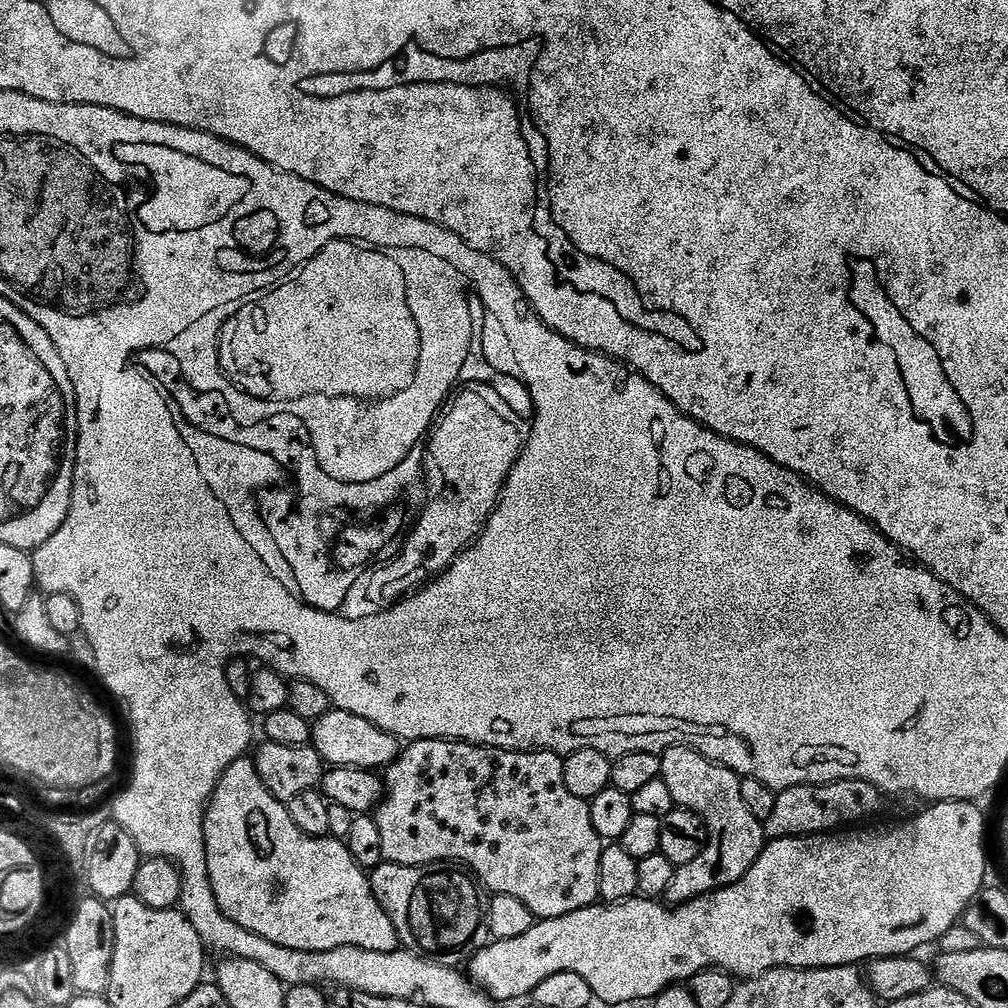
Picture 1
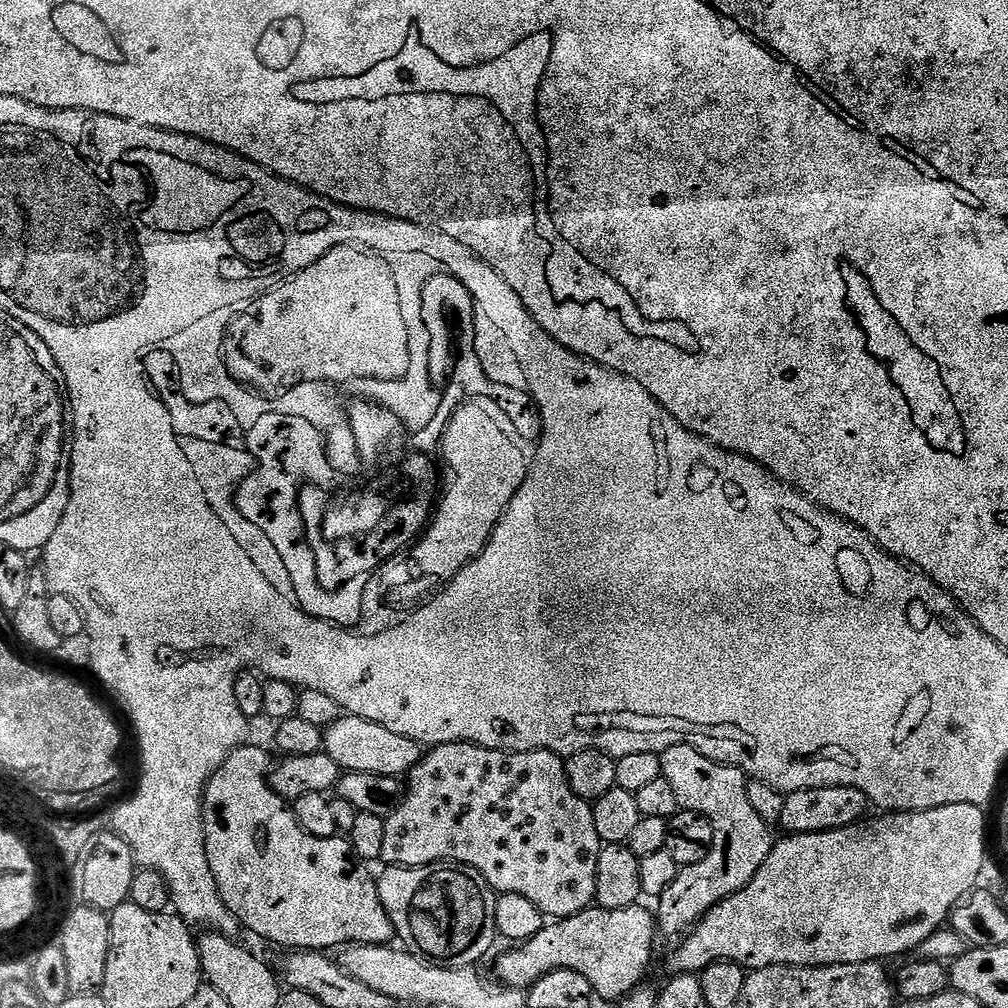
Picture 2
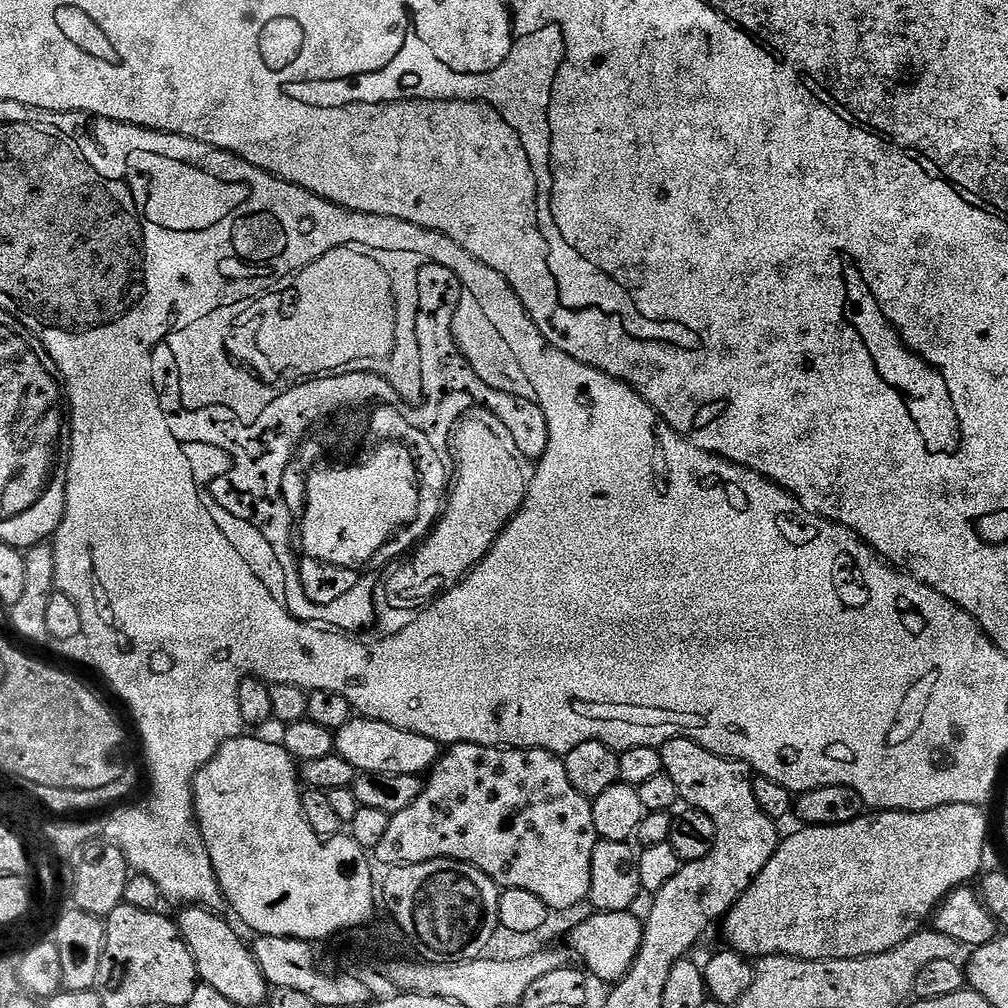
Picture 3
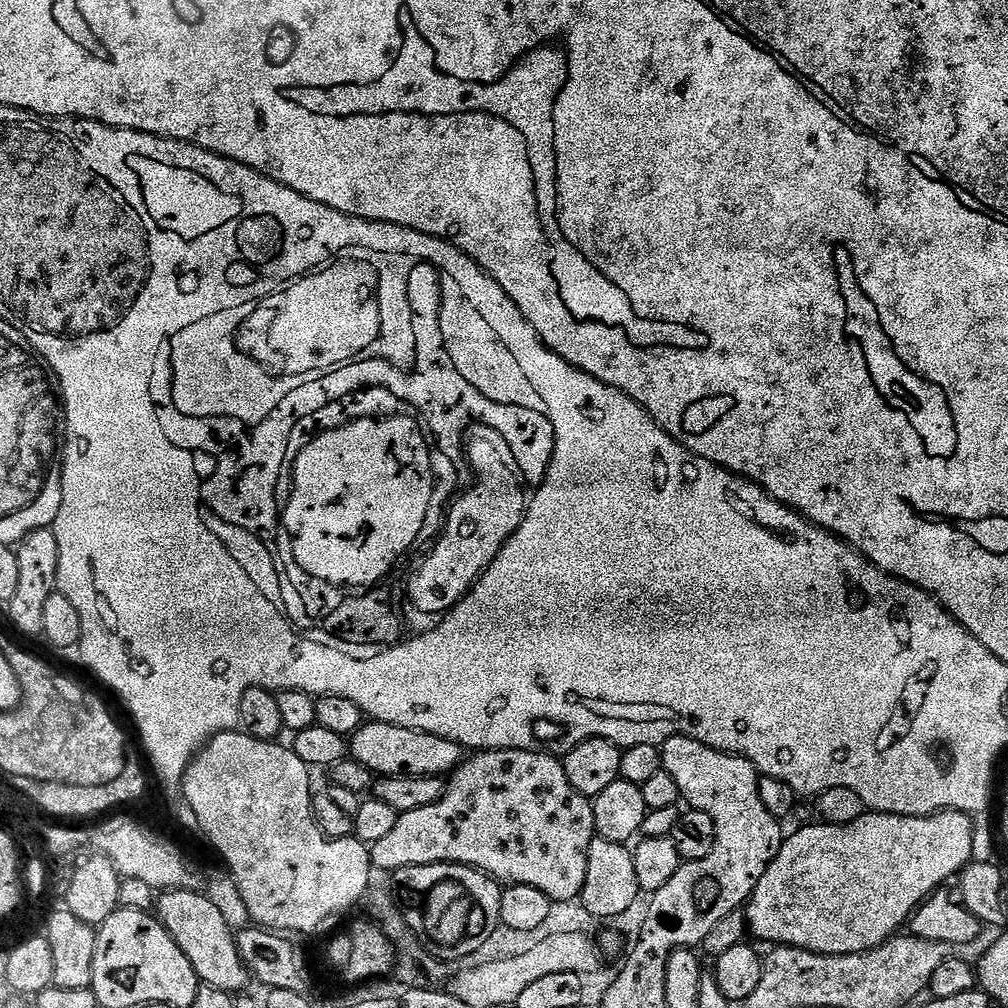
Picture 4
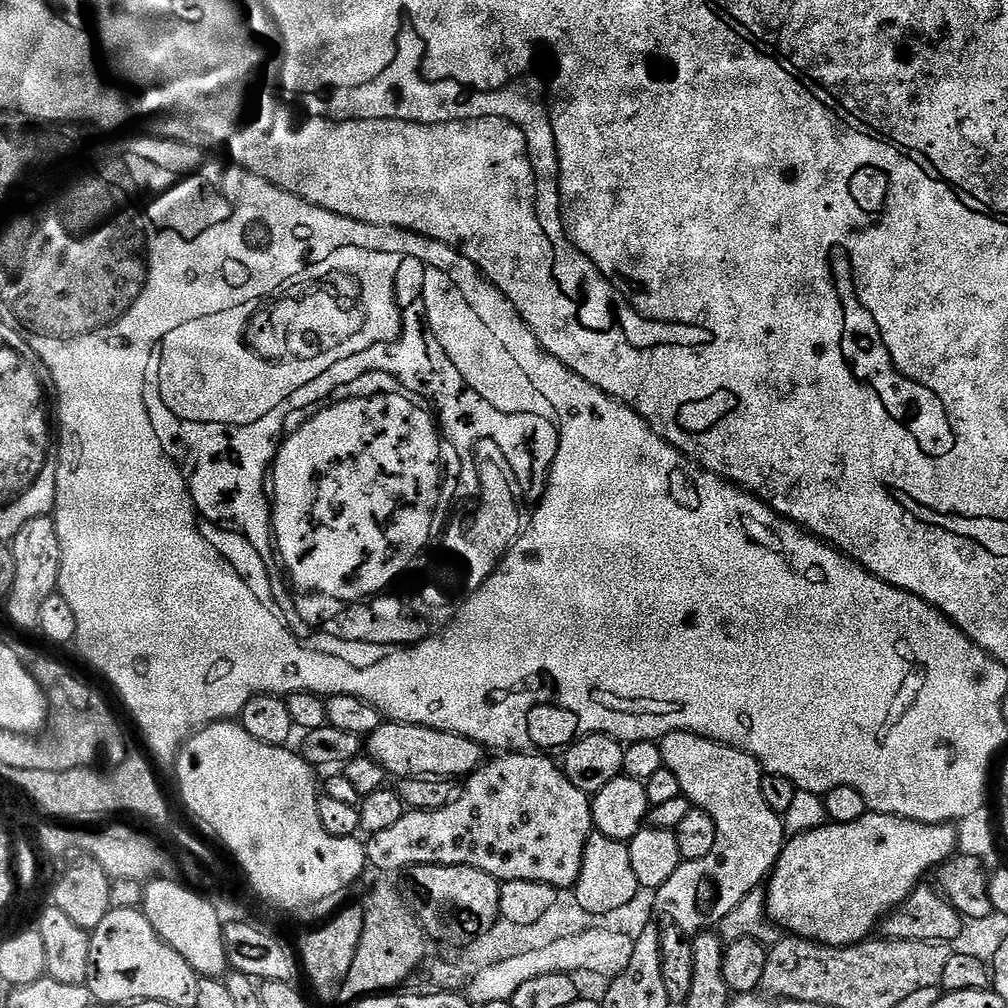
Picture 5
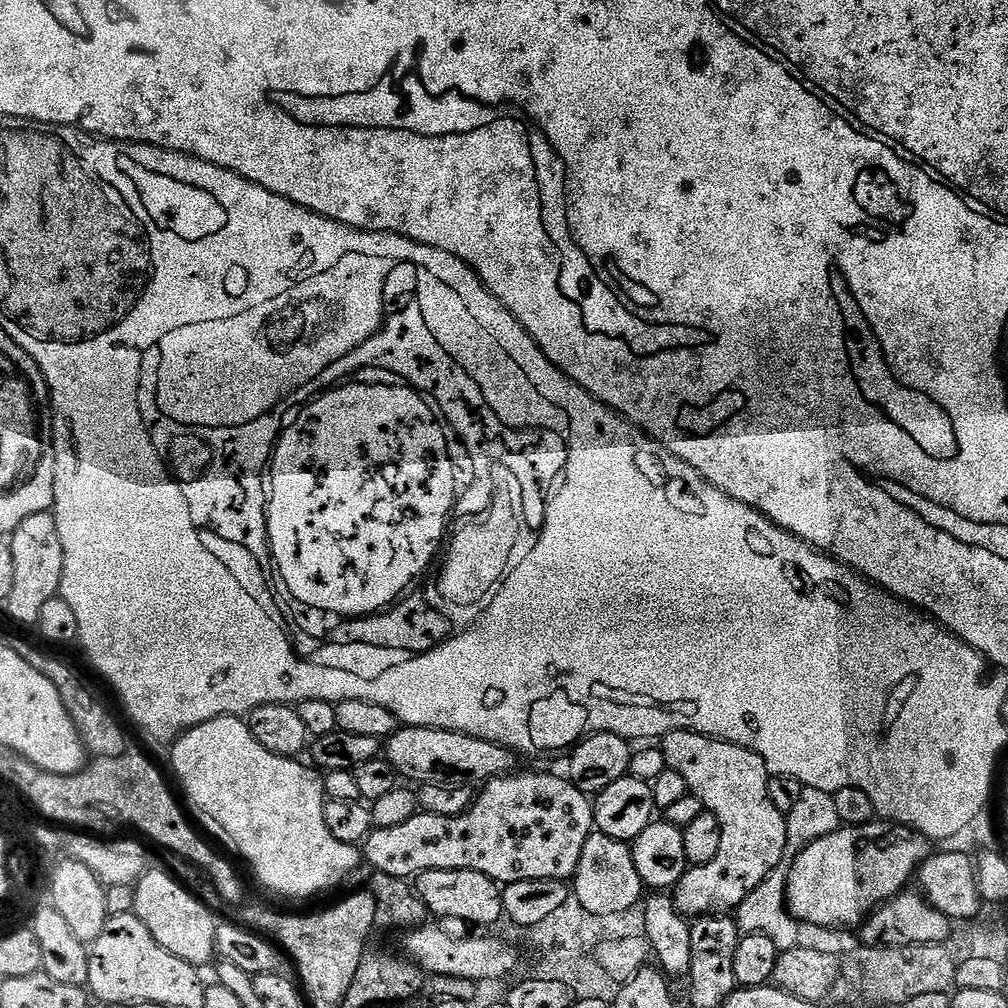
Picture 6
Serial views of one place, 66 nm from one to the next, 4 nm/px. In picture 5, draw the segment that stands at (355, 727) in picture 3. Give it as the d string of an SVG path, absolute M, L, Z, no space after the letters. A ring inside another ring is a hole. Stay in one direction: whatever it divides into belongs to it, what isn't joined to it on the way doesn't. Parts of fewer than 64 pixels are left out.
M382 722L366 737L366 754L389 777L401 780L455 780L467 778L485 763L486 752L478 742L453 732L434 730L417 724Z

